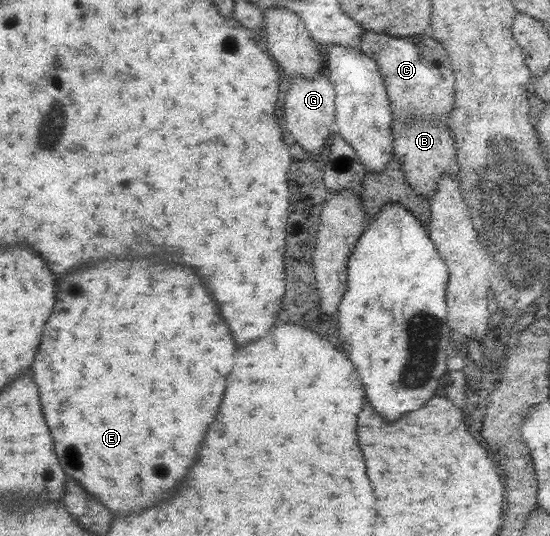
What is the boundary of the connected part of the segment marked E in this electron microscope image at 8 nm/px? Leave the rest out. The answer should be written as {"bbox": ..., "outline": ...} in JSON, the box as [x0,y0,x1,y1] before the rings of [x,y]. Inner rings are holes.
{"bbox":[33,258,235,516],"outline":[[[155,258],[105,260],[65,276],[57,288],[57,302],[49,318],[49,324],[45,324],[43,340],[33,364],[33,380],[39,386],[43,416],[49,424],[55,442],[55,454],[65,474],[75,478],[89,494],[97,496],[97,500],[101,500],[113,516],[139,512],[151,508],[153,504],[169,500],[169,496],[177,492],[179,482],[187,476],[189,468],[197,460],[197,448],[205,438],[203,434],[207,432],[209,424],[215,420],[215,414],[223,400],[225,380],[233,368],[233,352],[235,352],[235,342],[231,330],[227,322],[221,318],[215,300],[209,296],[207,288],[191,268],[171,266],[167,262],[157,262]]]}

